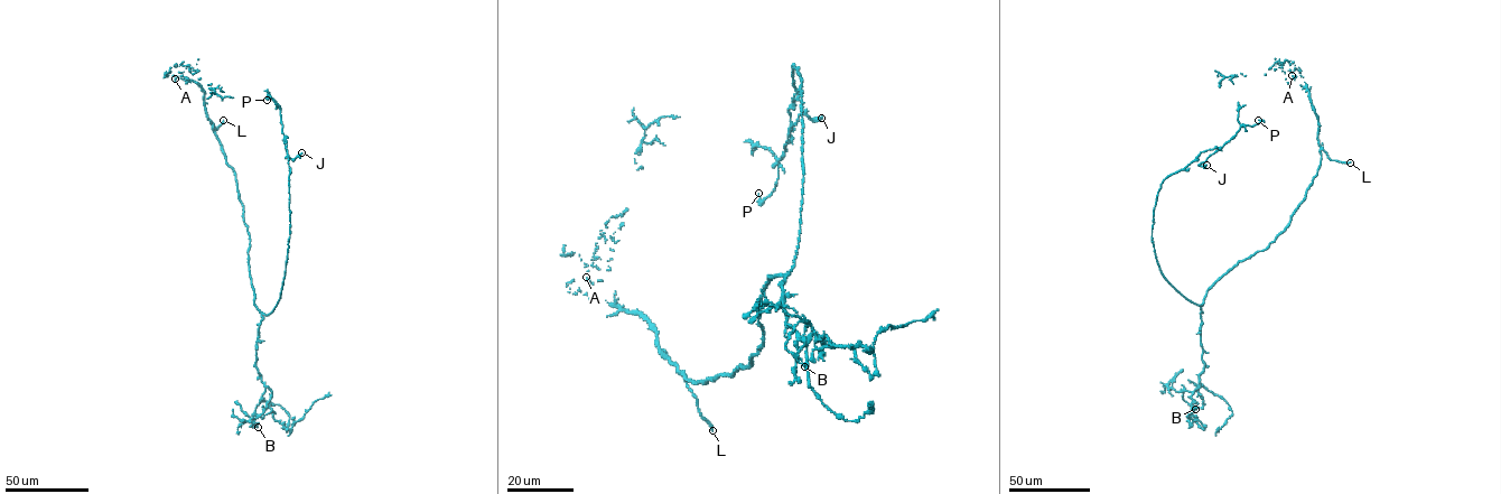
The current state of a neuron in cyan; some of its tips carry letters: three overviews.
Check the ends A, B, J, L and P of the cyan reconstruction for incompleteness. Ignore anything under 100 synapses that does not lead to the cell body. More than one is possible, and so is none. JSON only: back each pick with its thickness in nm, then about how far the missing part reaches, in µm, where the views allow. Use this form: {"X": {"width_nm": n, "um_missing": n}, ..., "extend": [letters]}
{"L": {"width_nm": 260, "um_missing": 25}, "extend": ["L"]}

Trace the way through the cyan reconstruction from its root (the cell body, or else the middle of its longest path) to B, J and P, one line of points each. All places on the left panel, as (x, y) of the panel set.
B: (249, 260), (253, 303), (263, 318), (255, 367), (271, 395), (267, 408), (250, 426), (258, 427)
J: (249, 260), (254, 304), (268, 315), (280, 297), (290, 234), (285, 138), (289, 158), (301, 152)
P: (249, 260), (254, 304), (268, 315), (279, 299), (285, 275), (290, 170), (280, 109), (274, 100), (267, 100)

